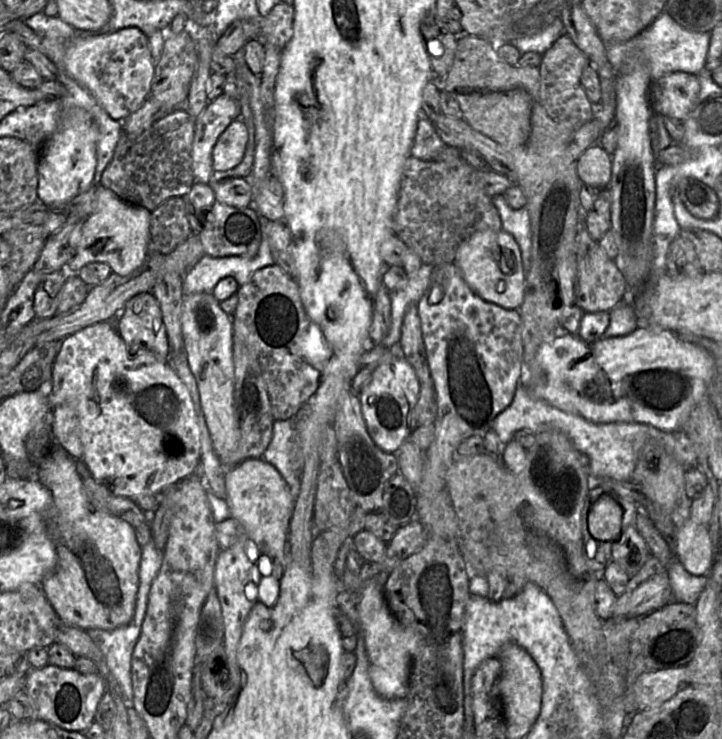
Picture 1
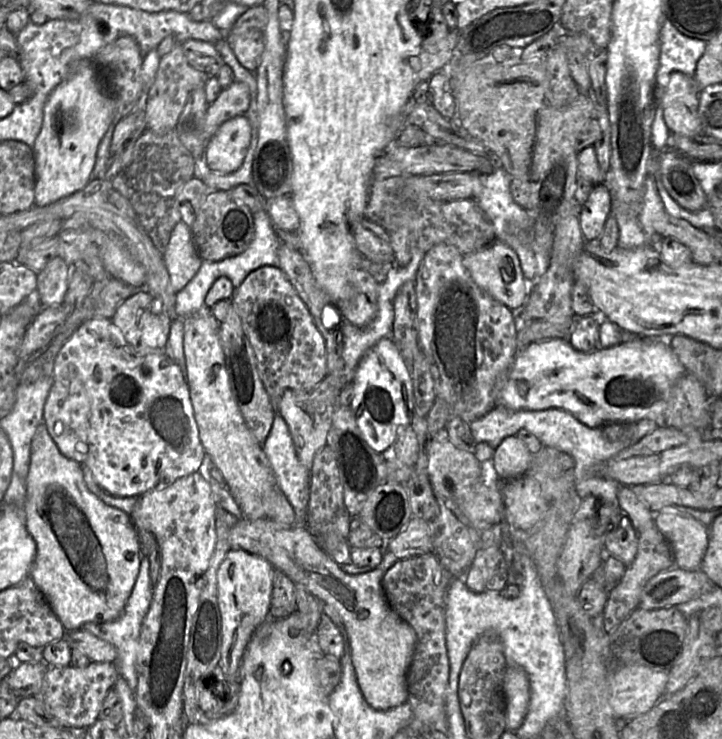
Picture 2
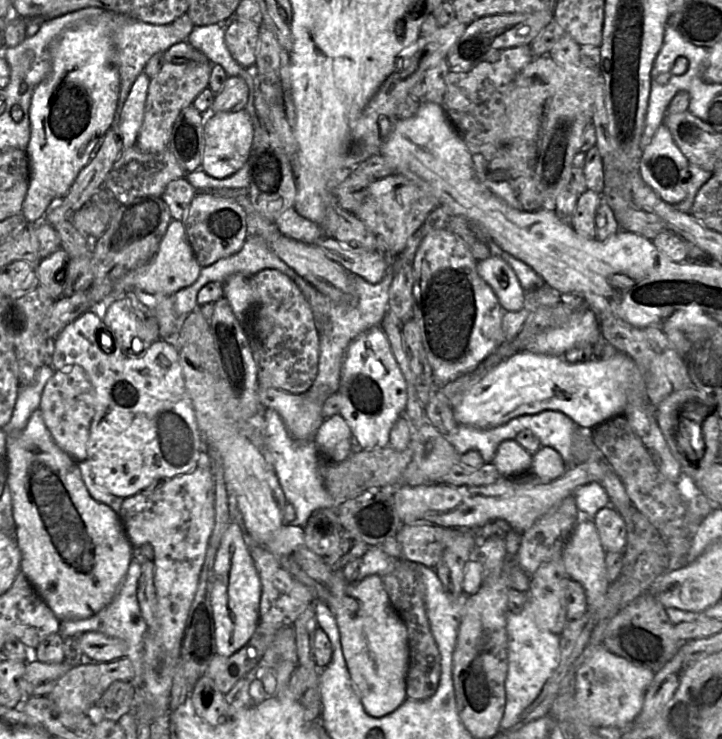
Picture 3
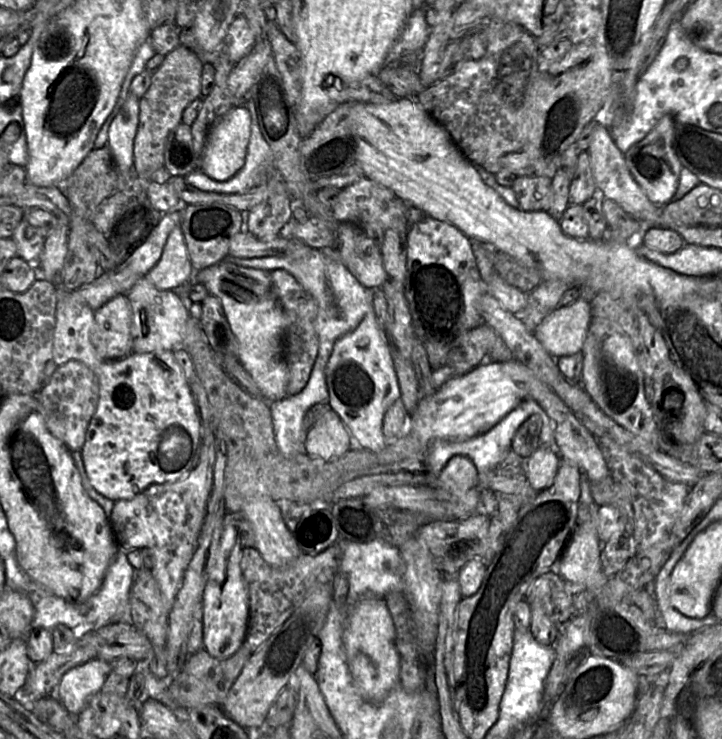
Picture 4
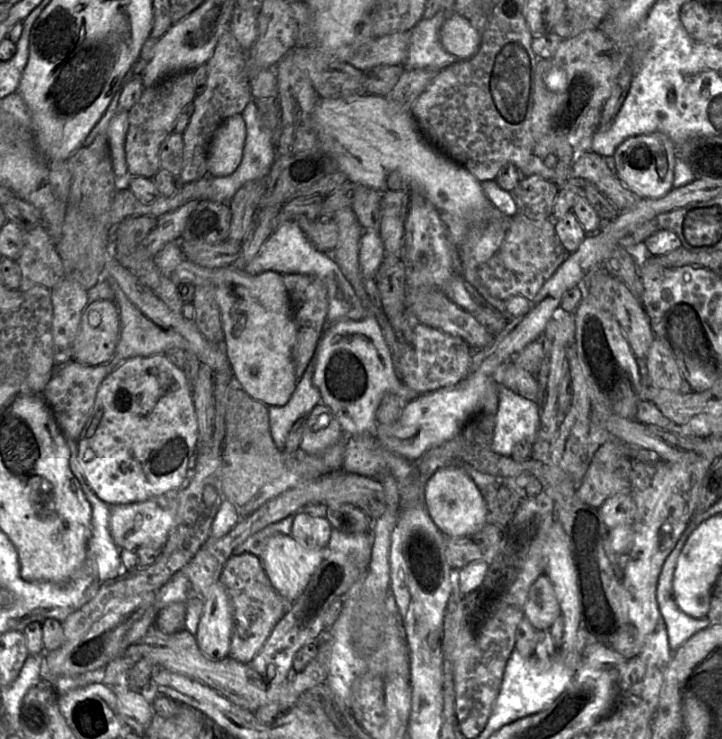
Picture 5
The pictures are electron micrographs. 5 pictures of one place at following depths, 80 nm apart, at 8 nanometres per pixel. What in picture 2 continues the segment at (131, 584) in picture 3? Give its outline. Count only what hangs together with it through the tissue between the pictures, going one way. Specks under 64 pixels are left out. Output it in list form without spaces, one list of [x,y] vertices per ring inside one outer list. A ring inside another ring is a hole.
[[[141,556],[135,584],[124,607],[123,613],[119,618],[104,623],[87,622],[79,629],[90,632],[94,636],[109,642],[116,648],[117,656],[114,663],[118,668],[120,676],[126,680],[129,688],[133,692],[135,692],[138,682],[136,672],[136,657],[140,630],[142,622],[149,610],[153,594],[153,590],[150,586],[149,566],[149,558]]]

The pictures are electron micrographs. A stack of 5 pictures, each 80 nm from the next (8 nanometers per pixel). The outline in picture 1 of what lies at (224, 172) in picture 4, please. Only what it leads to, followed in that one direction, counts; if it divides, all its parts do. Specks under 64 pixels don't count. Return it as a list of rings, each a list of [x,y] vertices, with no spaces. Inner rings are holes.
[[[241,118],[234,119],[217,139],[212,151],[214,171],[236,168],[243,160],[248,143],[248,129]]]

